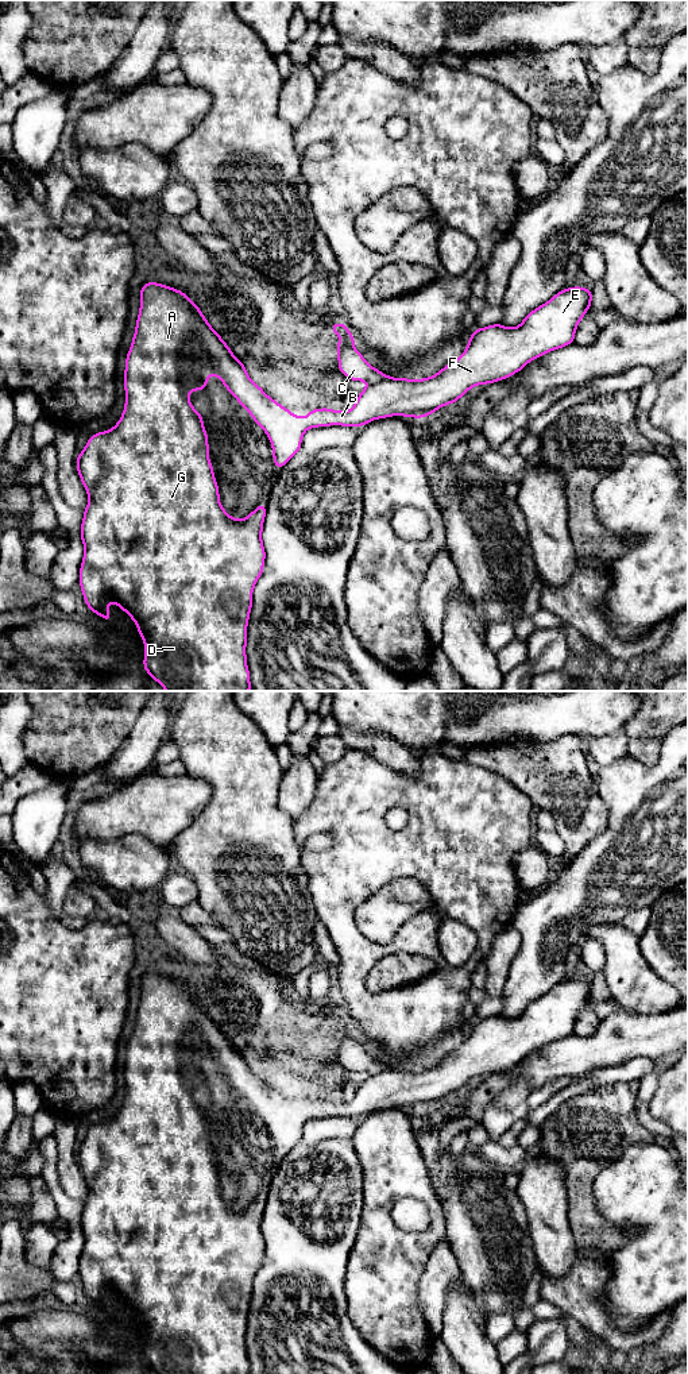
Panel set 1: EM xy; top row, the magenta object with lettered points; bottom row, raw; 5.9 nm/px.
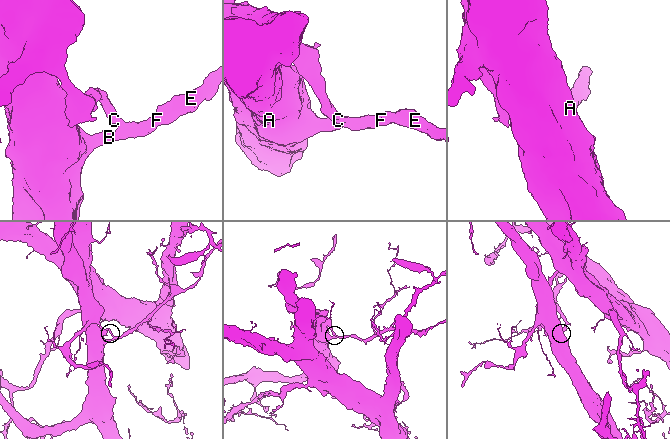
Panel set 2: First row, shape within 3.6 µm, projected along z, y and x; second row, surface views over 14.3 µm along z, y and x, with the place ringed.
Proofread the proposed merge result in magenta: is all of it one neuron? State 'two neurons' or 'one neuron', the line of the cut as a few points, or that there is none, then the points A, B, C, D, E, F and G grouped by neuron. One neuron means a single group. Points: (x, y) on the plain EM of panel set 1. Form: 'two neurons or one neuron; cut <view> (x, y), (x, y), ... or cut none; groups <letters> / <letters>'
two neurons; cut xy (383, 1066), (370, 1076); groups A B D E F G / C

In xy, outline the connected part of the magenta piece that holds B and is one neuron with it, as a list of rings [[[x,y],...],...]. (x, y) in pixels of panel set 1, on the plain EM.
[[[146,973],[140,979],[140,1003],[125,1049],[124,1103],[112,1120],[92,1126],[76,1149],[78,1166],[89,1188],[80,1223],[85,1238],[80,1278],[86,1297],[94,1305],[103,1307],[105,1313],[111,1313],[108,1293],[112,1292],[132,1309],[146,1338],[143,1358],[158,1374],[251,1374],[246,1347],[247,1316],[252,1282],[264,1259],[262,1221],[267,1197],[259,1194],[244,1211],[236,1211],[220,1196],[219,1176],[209,1153],[208,1124],[202,1107],[193,1099],[188,1084],[205,1081],[210,1065],[219,1068],[271,1131],[274,1158],[279,1161],[301,1142],[304,1124],[309,1119],[363,1118],[391,1107],[422,1109],[441,1097],[455,1095],[474,1077],[510,1069],[533,1050],[573,1034],[576,1019],[591,993],[592,980],[563,980],[533,1000],[515,1019],[498,1014],[475,1020],[463,1046],[436,1066],[418,1072],[383,1066],[379,1073],[362,1081],[349,1103],[312,1100],[304,1109],[294,1107],[251,1072],[246,1055],[232,1045],[183,983],[158,973]]]

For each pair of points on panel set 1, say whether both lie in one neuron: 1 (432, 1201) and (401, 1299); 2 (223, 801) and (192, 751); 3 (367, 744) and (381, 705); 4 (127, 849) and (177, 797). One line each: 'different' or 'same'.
1: same
2: same
3: different
4: different

